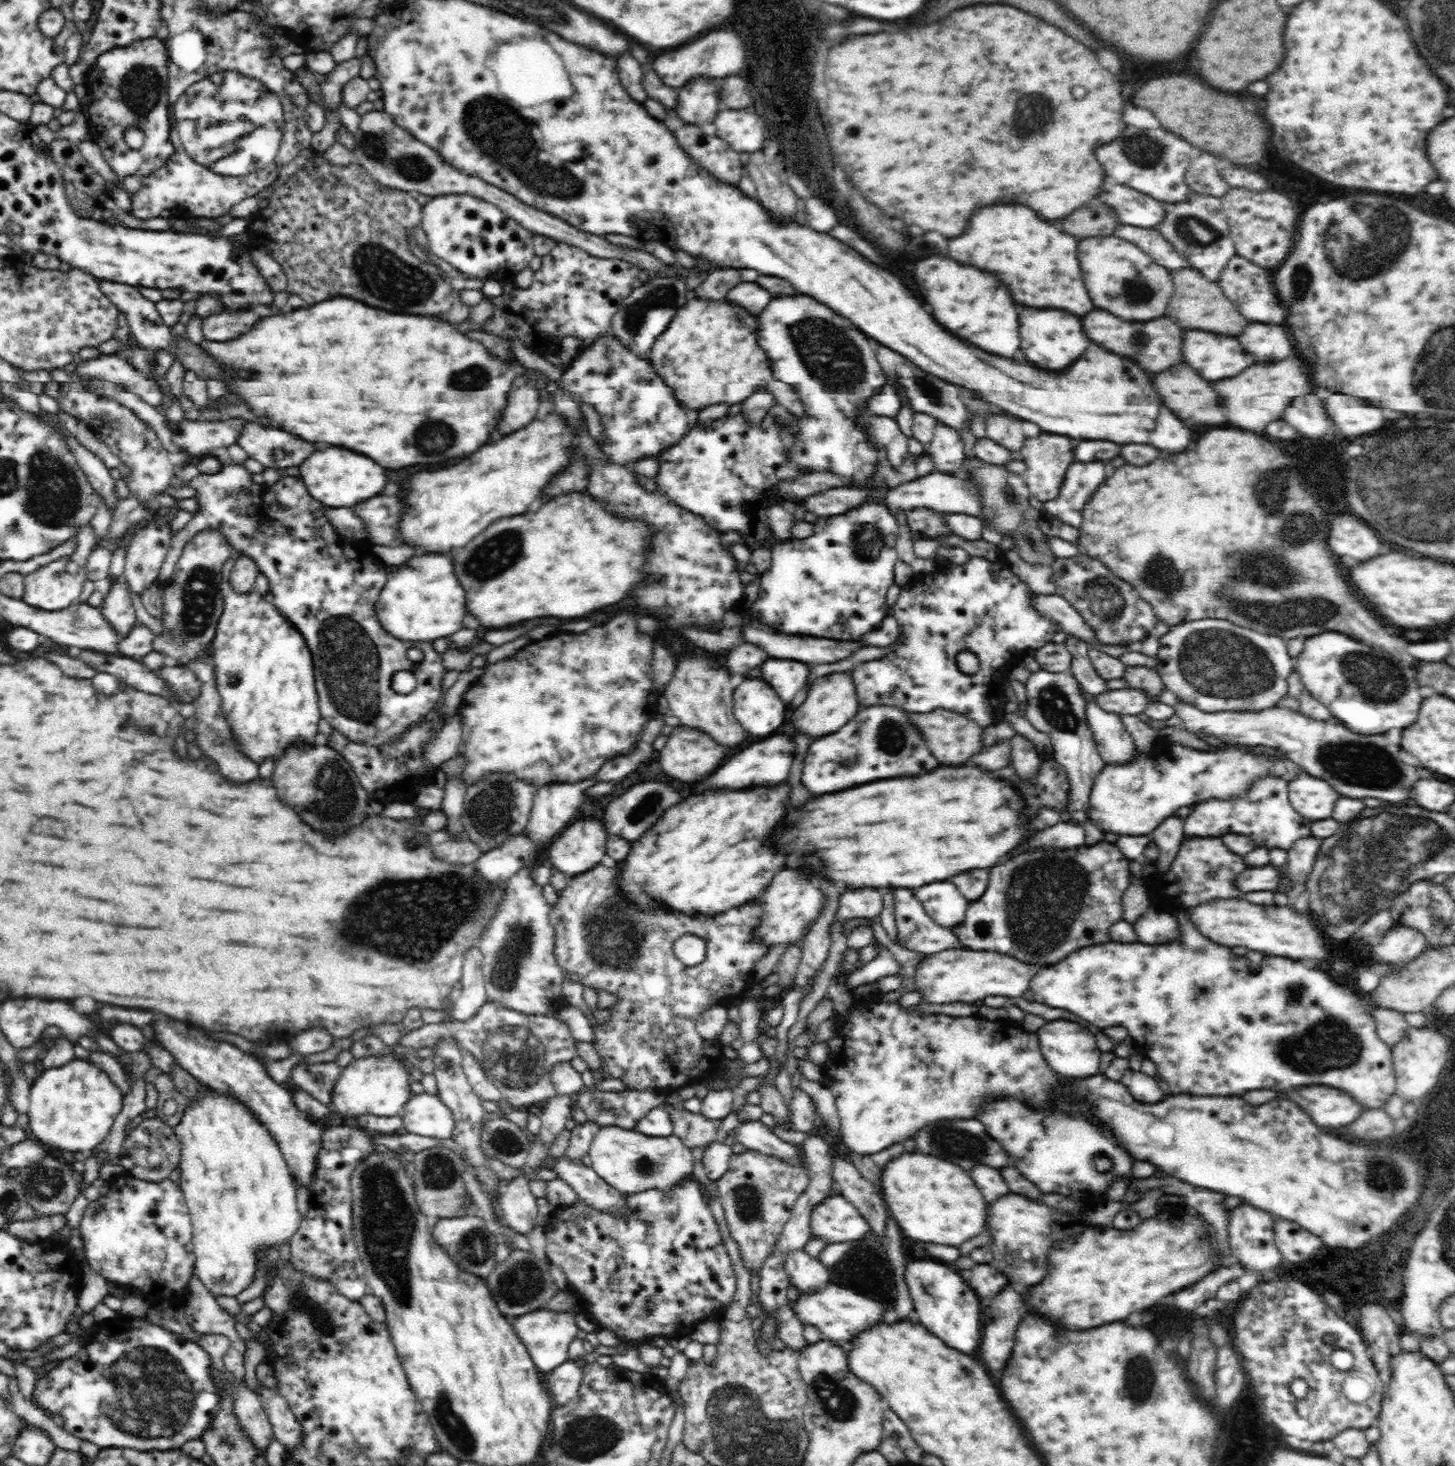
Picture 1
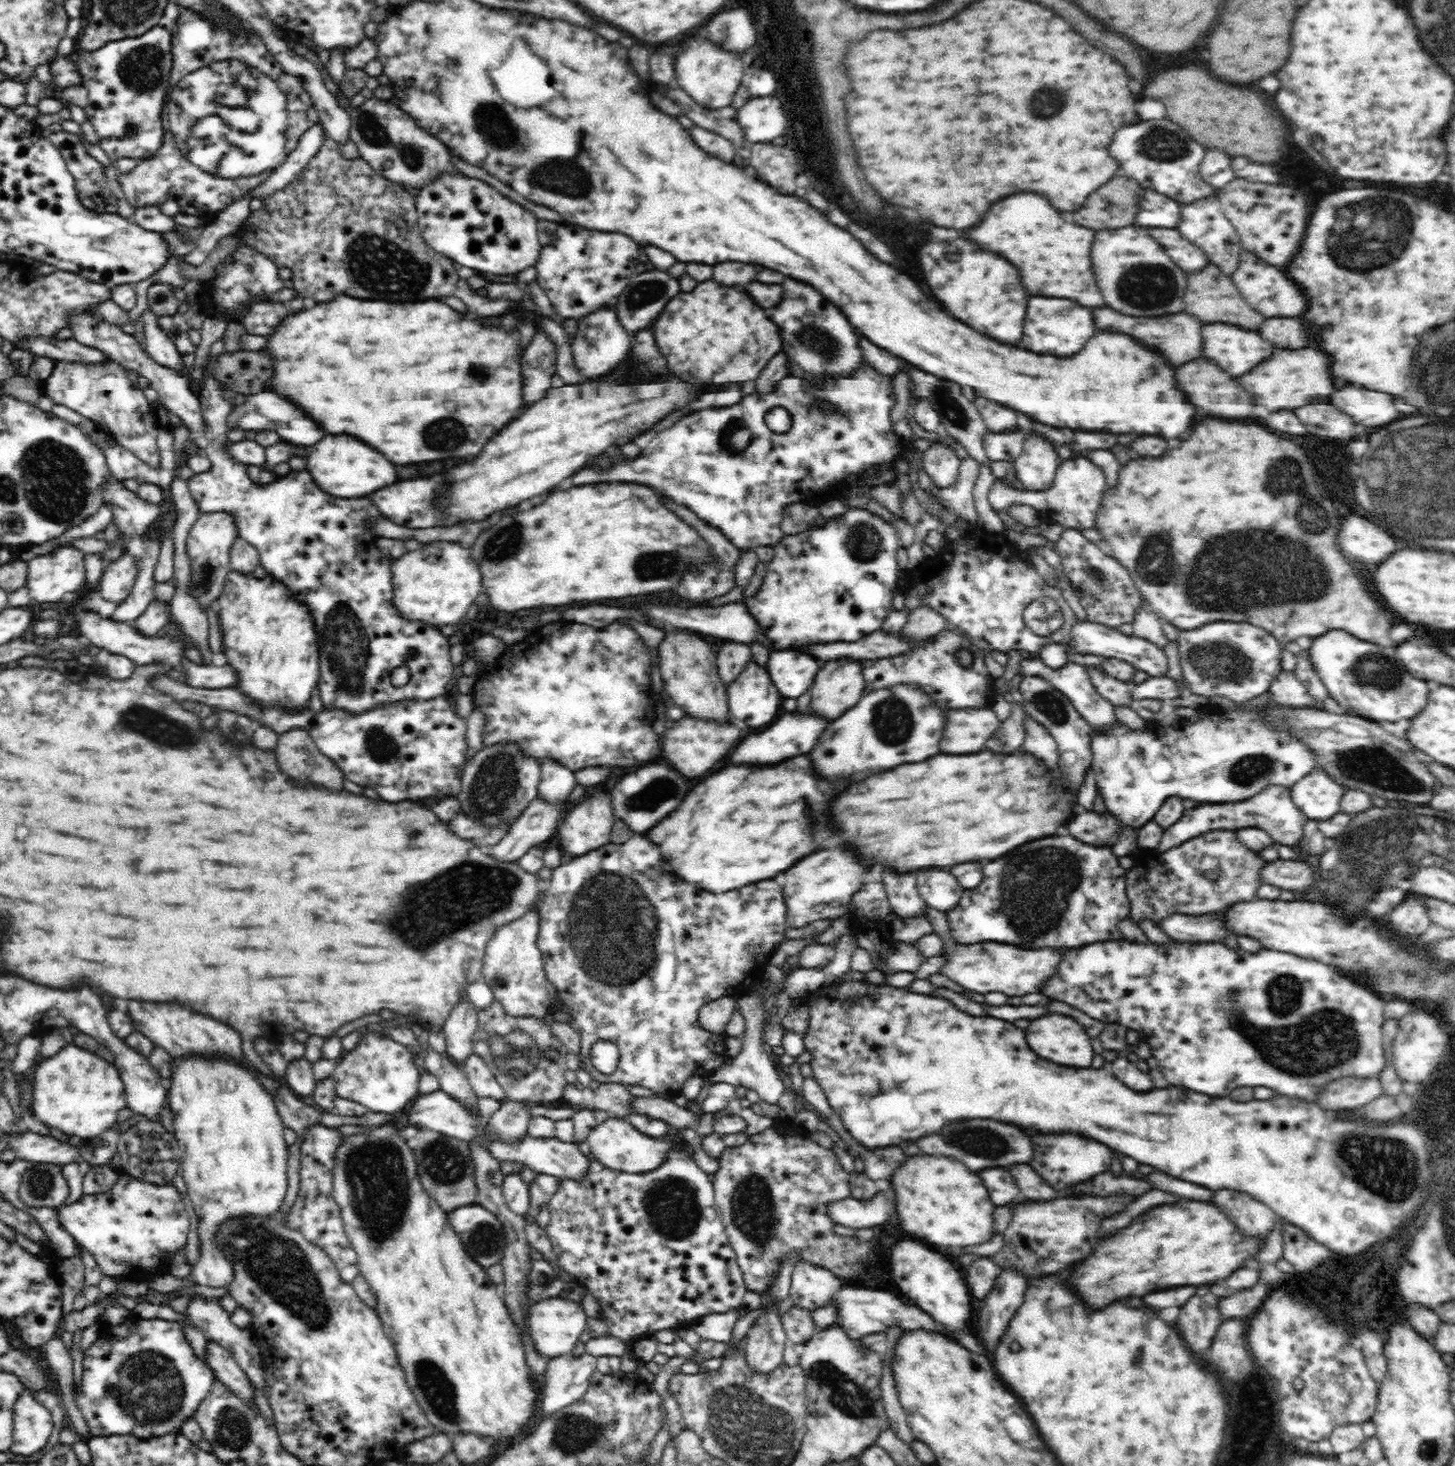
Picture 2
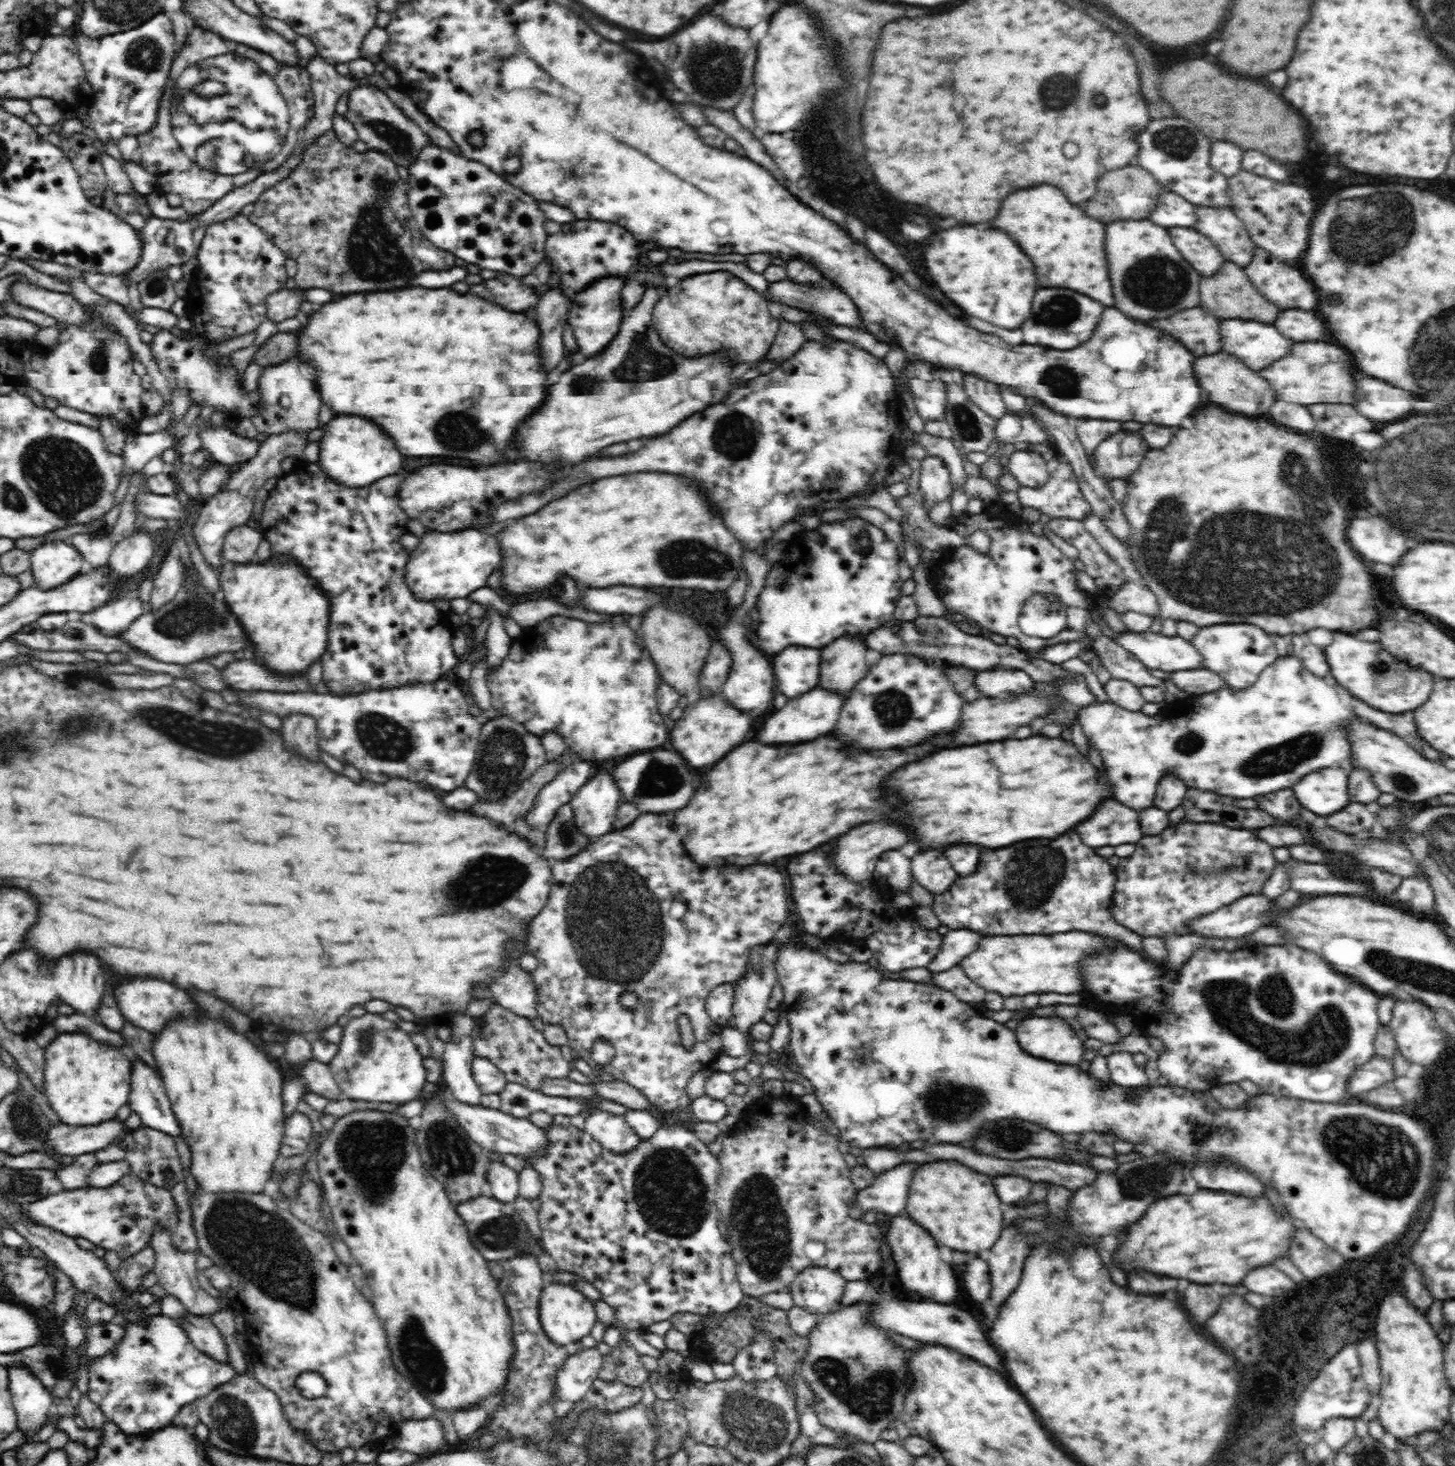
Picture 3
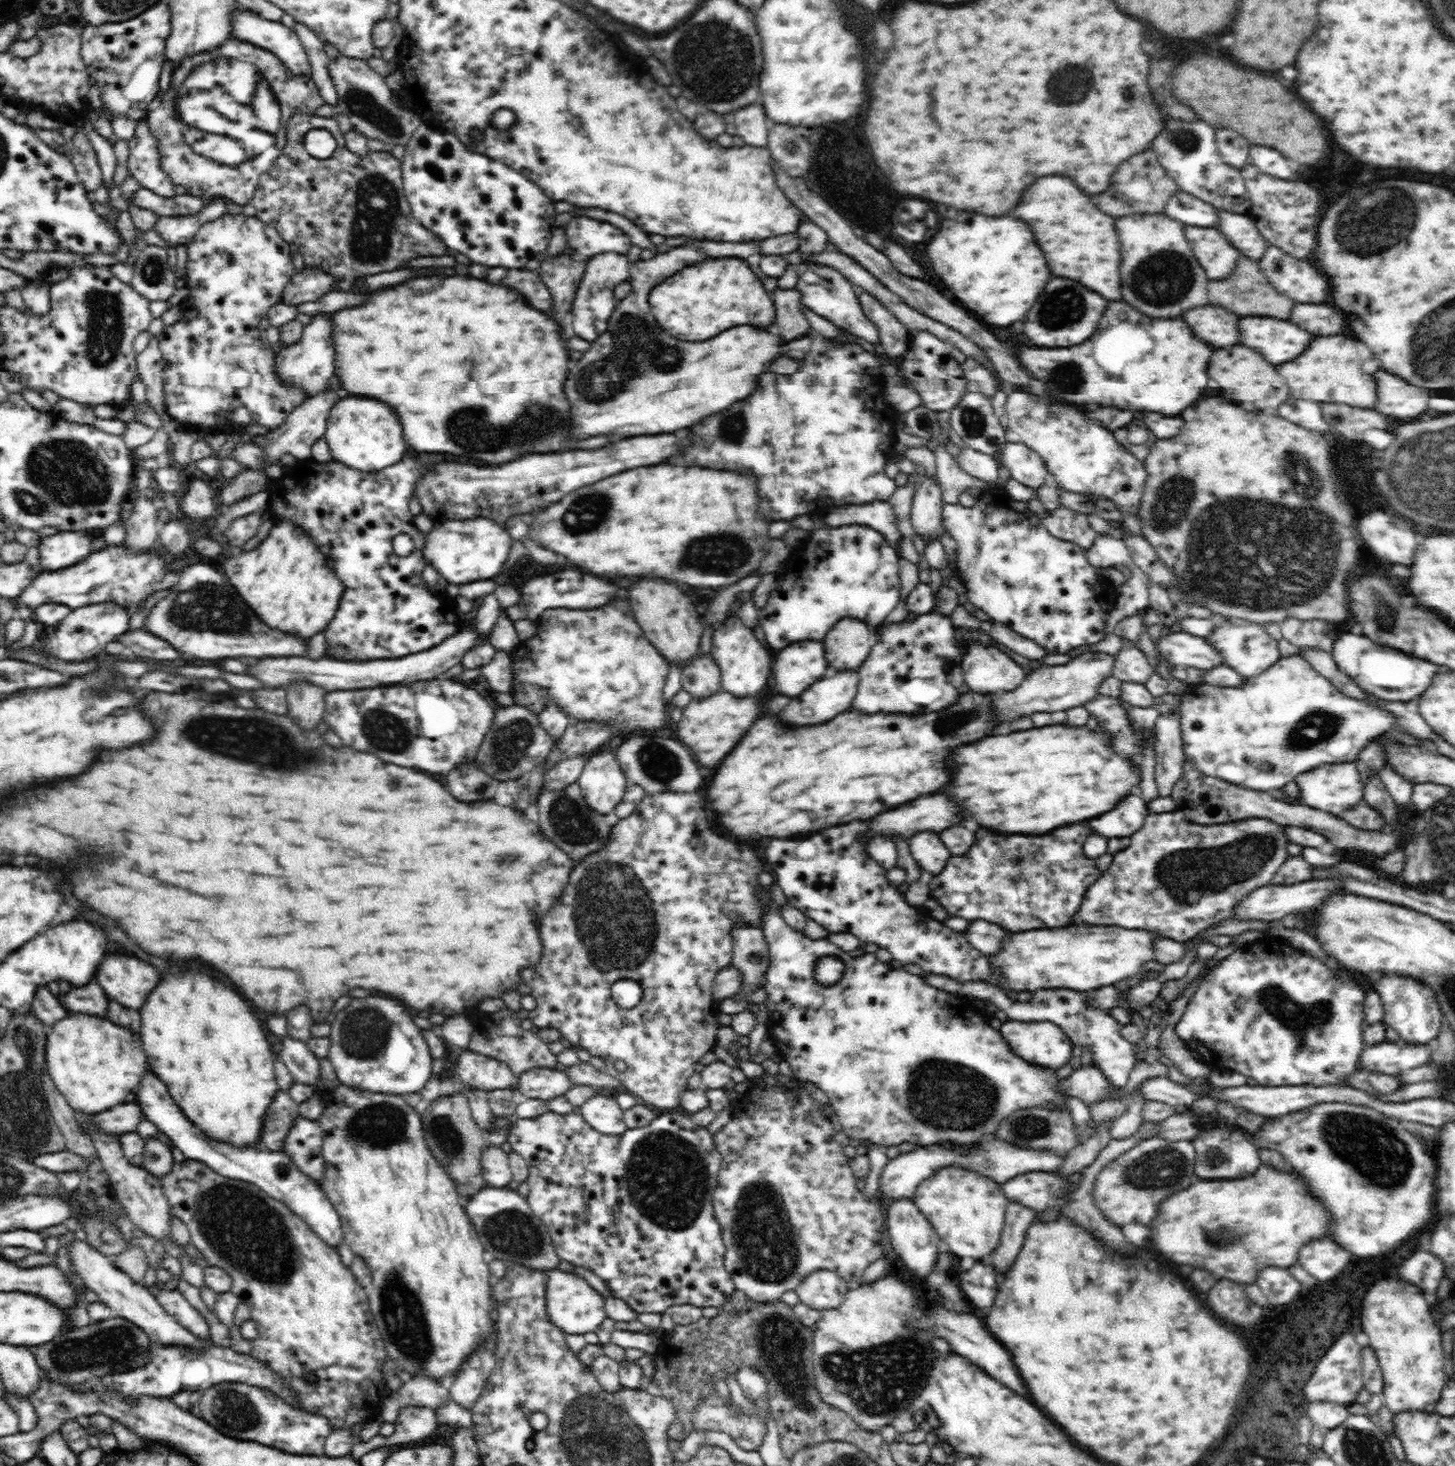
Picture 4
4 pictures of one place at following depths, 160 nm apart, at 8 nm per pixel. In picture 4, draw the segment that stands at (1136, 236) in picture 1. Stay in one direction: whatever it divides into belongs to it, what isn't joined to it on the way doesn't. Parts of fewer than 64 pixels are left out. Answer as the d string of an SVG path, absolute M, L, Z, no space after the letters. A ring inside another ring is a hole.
M1186 226L1188 244L1209 280L1226 279L1235 270L1240 251L1214 227Z

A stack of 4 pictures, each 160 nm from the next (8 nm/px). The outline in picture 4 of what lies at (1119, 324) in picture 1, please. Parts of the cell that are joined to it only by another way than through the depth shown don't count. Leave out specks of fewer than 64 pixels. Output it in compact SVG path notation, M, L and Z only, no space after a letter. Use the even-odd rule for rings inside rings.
M1202 306L1202 308L1194 308L1192 312L1184 312L1184 320L1192 324L1192 332L1196 332L1200 340L1212 344L1214 348L1238 344L1240 316L1232 312L1226 312L1216 306Z

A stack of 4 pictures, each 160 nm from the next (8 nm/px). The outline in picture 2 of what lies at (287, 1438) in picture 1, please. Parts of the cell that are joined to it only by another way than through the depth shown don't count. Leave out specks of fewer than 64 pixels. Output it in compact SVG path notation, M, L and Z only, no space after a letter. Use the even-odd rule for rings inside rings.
M194 1299L188 1305L186 1313L190 1317L193 1324L203 1330L205 1337L209 1341L216 1341L219 1345L223 1345L235 1357L235 1361L240 1366L240 1369L248 1377L250 1384L258 1391L262 1391L268 1400L267 1387L265 1387L264 1370L260 1365L260 1350L258 1344L253 1339L253 1335L249 1328L242 1329L234 1325L230 1321L230 1315L224 1311L221 1305L205 1299Z

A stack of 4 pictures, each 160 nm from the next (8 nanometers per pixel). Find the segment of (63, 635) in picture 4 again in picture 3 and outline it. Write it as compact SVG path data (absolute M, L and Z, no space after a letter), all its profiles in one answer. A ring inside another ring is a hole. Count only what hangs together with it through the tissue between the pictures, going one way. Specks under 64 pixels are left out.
M139 594L128 597L118 597L100 609L94 609L90 613L82 615L82 622L86 625L94 625L104 629L108 636L117 636L120 632L127 631L140 616L148 612Z

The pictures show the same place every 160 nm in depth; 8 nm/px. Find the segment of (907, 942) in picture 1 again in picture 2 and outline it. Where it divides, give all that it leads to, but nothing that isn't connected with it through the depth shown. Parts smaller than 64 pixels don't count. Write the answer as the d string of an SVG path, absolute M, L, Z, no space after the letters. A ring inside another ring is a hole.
M886 870L881 873L891 912L905 923L907 918L926 916L925 909L928 906L920 896L914 874L892 874L892 871L886 872Z

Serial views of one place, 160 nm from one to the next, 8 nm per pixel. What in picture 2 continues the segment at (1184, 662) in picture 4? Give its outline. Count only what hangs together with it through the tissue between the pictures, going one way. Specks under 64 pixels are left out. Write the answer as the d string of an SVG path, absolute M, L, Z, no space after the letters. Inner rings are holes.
M1078 619L1074 622L1071 641L1066 644L1066 647L1068 653L1077 652L1078 654L1117 658L1130 664L1135 671L1145 672L1152 678L1164 678L1167 674L1167 660L1164 649L1160 649L1152 642L1138 638L1135 635L1134 637L1122 635L1118 628L1108 628L1102 624Z

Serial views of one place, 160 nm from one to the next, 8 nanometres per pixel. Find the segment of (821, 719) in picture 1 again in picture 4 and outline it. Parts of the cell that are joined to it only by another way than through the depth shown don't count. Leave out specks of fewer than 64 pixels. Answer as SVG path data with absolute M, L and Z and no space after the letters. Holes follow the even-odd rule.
M845 617L824 638L827 662L834 672L859 672L877 642L876 635L864 621Z

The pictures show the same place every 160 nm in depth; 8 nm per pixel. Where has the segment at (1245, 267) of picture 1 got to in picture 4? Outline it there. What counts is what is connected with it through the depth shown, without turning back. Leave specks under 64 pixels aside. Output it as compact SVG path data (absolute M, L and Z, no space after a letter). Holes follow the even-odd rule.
M1269 245L1257 264L1280 292L1302 304L1322 304L1330 296L1330 282L1310 264Z

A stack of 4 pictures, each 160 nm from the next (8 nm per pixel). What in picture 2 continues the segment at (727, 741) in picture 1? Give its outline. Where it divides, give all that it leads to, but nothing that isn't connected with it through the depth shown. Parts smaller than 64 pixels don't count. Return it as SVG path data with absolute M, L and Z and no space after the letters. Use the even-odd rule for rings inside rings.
M674 632L664 638L659 648L659 666L664 691L671 698L671 705L681 708L685 716L700 720L729 721L727 685L719 678L716 654L710 646L694 634Z

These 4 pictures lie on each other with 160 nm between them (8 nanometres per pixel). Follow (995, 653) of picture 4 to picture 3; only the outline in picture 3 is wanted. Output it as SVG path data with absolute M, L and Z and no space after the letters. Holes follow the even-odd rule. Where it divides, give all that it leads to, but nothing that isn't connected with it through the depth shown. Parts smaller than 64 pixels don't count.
M992 670L992 672L978 671L975 683L977 689L986 697L998 697L1009 694L1020 695L1032 693L1033 686L1036 684L1026 672L1001 672L1001 670Z

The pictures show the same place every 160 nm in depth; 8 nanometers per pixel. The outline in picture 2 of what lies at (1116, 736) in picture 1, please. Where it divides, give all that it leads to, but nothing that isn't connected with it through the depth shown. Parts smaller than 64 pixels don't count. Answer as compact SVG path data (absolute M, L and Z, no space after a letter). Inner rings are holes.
M1030 659L1022 660L1020 666L1022 666L1022 673L1024 676L1038 676L1045 678L1052 686L1062 692L1066 698L1075 706L1075 709L1084 717L1084 720L1094 730L1104 730L1112 726L1117 721L1116 713L1114 712L1114 705L1106 700L1096 689L1094 685L1090 683L1087 671L1080 662L1068 663L1060 670L1053 670L1040 660Z

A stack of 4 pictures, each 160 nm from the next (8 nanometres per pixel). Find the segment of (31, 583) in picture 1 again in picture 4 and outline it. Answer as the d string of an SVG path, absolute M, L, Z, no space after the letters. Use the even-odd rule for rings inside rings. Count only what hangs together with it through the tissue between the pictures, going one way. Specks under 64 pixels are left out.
M62 531L42 538L38 550L42 572L57 571L83 561L91 553L91 533Z

